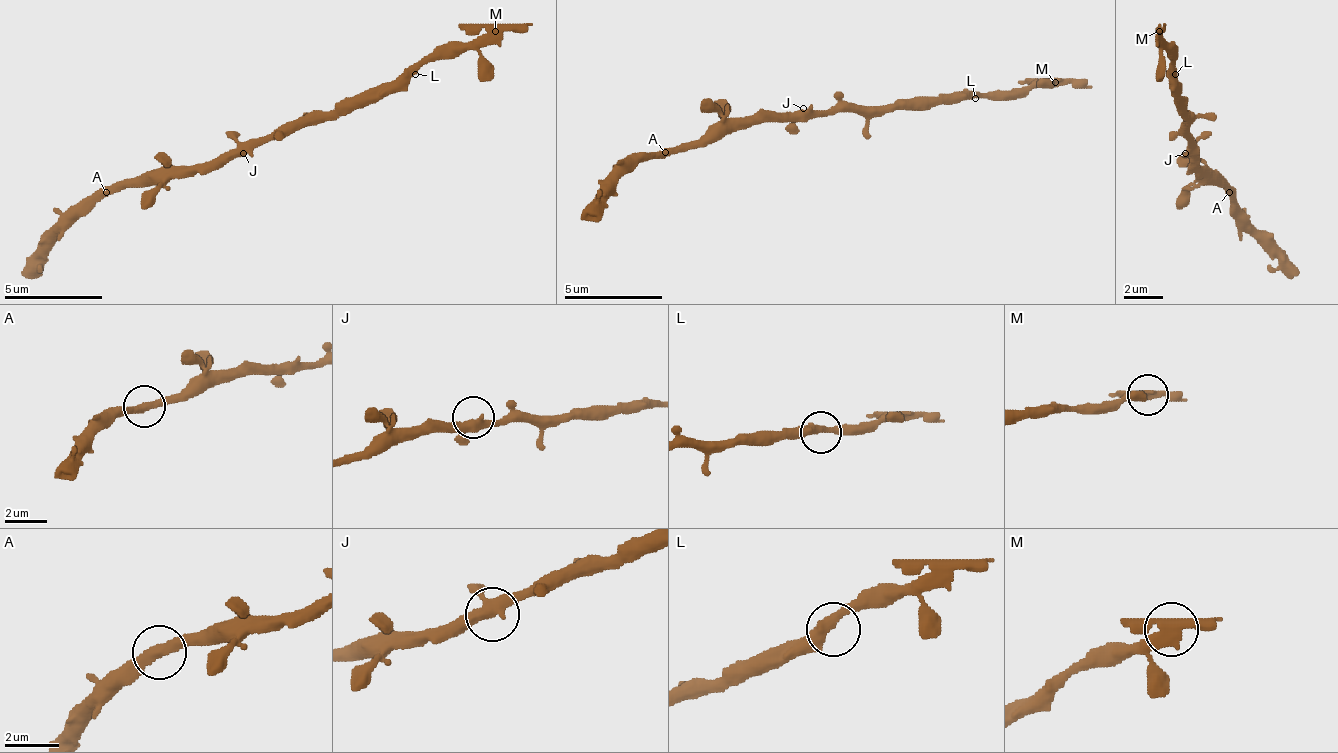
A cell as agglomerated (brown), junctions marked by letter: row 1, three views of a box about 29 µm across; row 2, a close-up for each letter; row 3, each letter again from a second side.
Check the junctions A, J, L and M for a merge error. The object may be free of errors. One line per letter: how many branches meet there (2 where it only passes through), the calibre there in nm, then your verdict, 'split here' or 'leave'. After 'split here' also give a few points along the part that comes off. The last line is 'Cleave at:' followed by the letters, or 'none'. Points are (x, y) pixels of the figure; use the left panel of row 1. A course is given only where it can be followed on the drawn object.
A: 2 branches meet; 380 nm thick; leave
J: 3 branches meet; 360 nm thick; leave
L: 2 branches meet; 420 nm thick; leave
M: 3 branches meet; 320 nm thick; split here; foreign part runs (494, 30), (533, 25)
Cleave at: M

